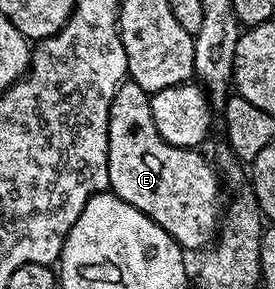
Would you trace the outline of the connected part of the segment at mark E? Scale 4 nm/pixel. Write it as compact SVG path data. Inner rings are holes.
M131 79L124 80L118 91L114 91L108 120L108 184L111 192L117 197L138 207L138 211L154 219L154 223L165 229L179 243L181 249L203 250L213 244L222 221L220 181L216 178L211 163L200 154L200 151L174 147L166 143L162 135L158 135L158 127L154 127L154 115L150 111L151 102L149 93Z

